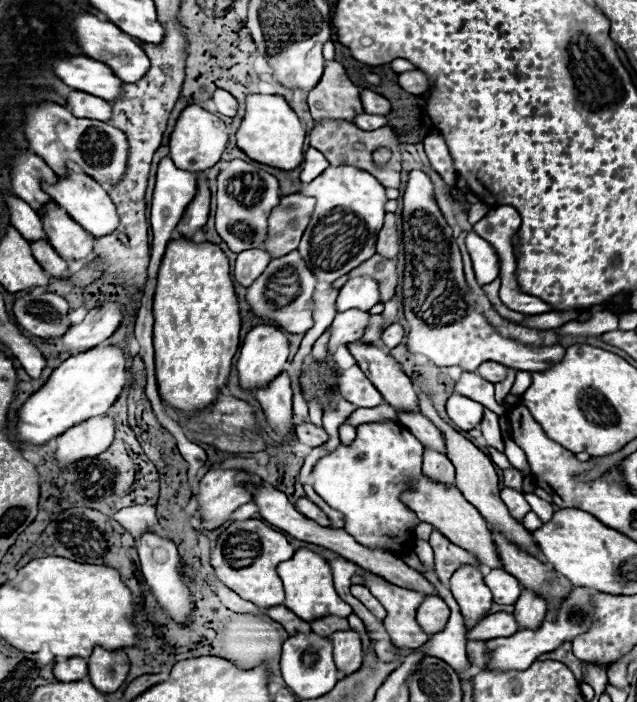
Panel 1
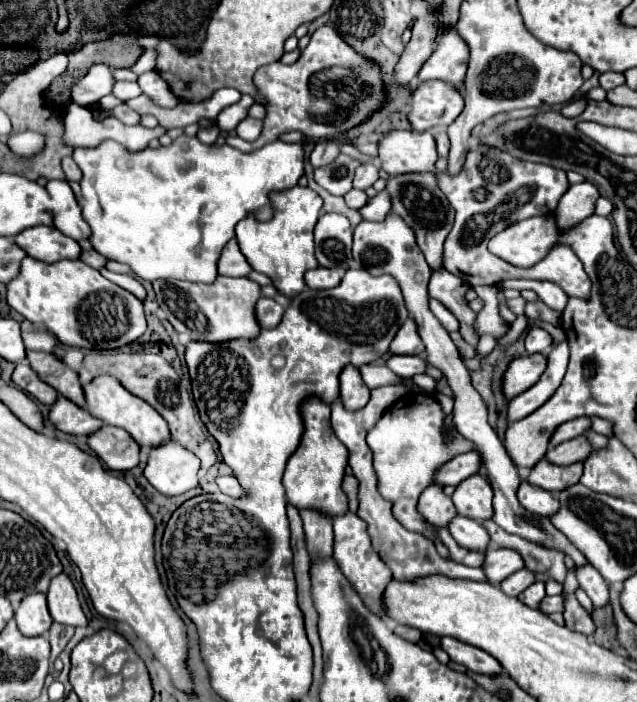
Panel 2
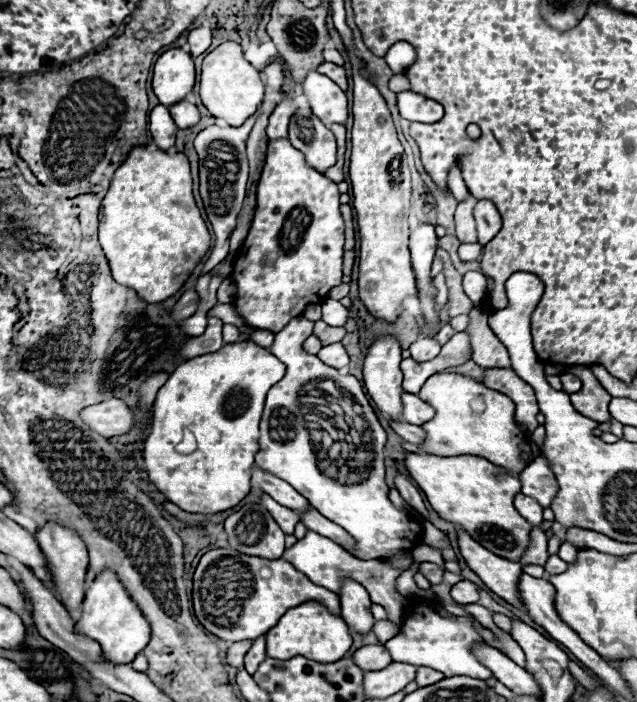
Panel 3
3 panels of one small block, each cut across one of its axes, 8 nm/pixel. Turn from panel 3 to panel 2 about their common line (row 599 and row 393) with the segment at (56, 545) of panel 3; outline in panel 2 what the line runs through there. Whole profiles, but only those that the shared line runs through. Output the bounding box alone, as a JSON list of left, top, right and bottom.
[26,352,86,408]

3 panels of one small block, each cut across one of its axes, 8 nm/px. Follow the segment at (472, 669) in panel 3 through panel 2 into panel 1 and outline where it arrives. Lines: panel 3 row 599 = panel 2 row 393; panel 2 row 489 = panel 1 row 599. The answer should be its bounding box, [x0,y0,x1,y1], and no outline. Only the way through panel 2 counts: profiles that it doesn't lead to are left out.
[356,566,428,648]

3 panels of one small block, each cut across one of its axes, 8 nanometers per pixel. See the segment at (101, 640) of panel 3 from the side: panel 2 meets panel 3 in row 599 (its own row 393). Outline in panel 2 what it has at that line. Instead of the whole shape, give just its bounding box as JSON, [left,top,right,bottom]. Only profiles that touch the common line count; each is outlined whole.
[84,376,170,448]

